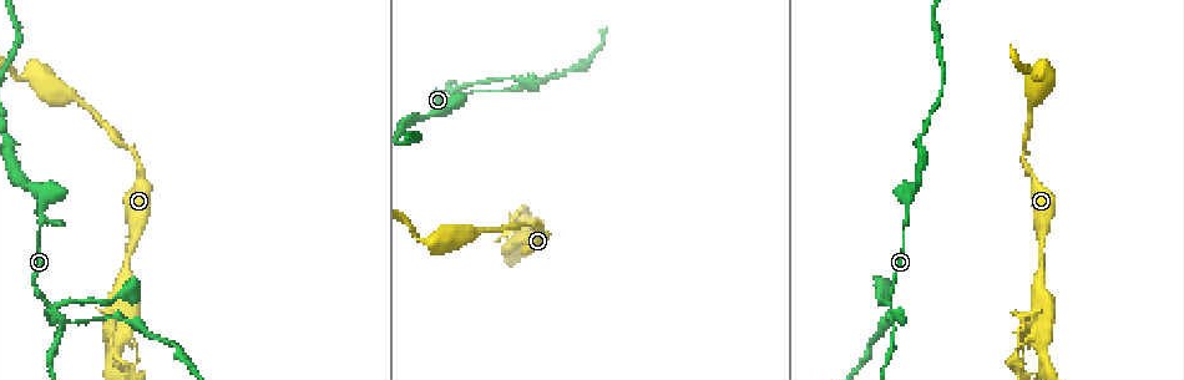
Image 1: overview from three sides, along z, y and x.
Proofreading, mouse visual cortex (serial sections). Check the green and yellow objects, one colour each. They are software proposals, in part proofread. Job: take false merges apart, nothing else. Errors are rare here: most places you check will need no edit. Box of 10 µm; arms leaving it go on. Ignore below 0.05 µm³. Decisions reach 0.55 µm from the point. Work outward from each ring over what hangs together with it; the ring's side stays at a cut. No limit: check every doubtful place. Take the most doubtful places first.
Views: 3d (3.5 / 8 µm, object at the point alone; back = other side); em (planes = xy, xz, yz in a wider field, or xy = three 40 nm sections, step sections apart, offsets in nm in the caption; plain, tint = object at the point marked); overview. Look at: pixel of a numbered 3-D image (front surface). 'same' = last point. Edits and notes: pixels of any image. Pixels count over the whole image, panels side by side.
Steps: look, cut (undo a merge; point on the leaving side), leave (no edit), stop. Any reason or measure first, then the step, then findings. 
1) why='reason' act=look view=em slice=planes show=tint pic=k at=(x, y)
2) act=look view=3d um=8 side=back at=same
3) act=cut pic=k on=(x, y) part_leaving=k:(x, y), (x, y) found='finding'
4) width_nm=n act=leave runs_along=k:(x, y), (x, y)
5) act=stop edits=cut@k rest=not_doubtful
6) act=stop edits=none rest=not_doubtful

why='two arms at a narrow angle' act=look view=3d um=3.5 pic=1 at=(55, 307)

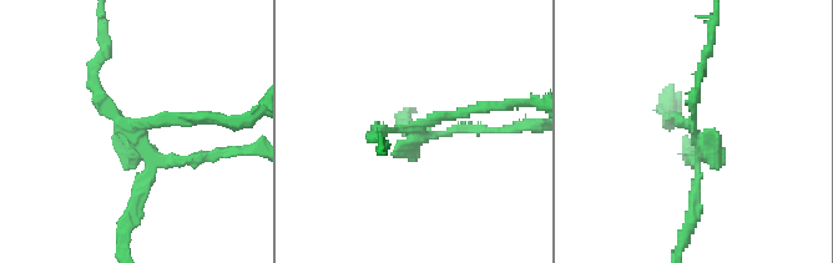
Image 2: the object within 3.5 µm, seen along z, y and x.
why='now the EM' act=look view=em slice=xy step=2 show=tint pic=2 at=(408, 130)

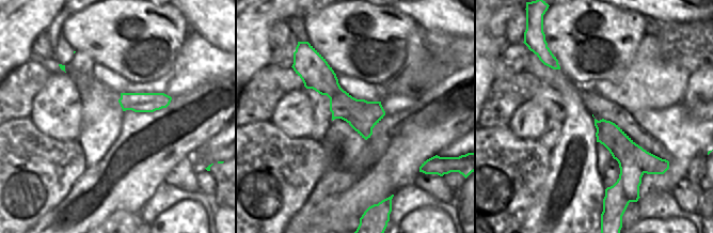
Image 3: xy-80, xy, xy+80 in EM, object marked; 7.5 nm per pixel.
act=cut pic=2 on=(479, 129) part_leaving=2:(415, 135), (531, 125) found='two cells meet here'

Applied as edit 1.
why='see it whole again' act=look view=overview

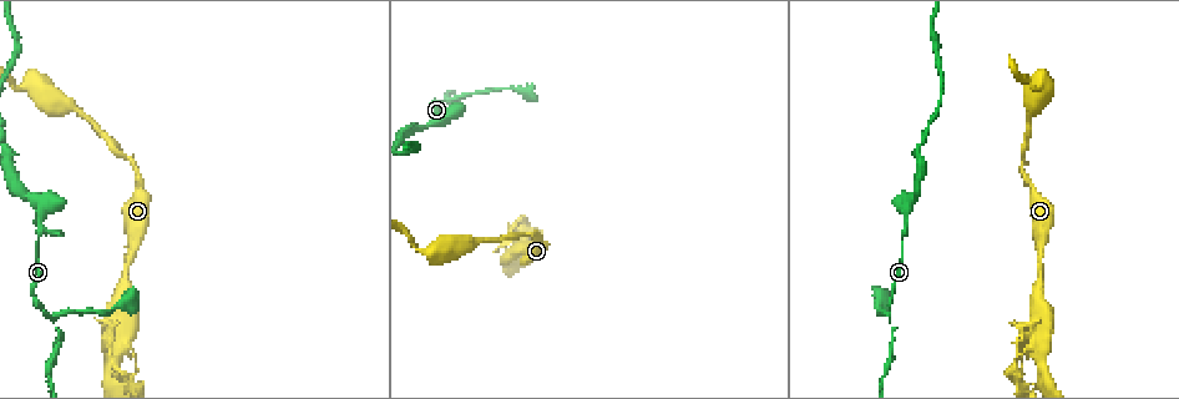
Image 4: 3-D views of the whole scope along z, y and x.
why='sharp bend' act=look view=3d um=8 pic=4 at=(441, 120)

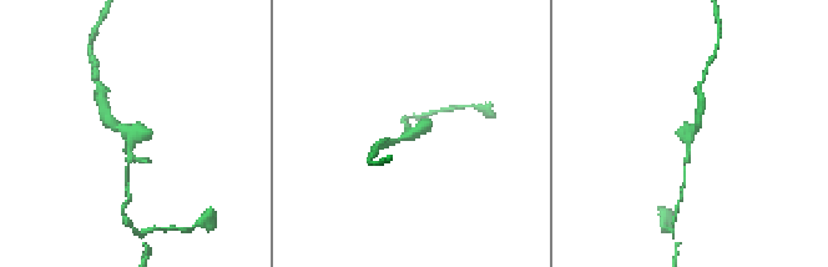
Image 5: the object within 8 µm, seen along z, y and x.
act=look view=3d um=3.5 at=same

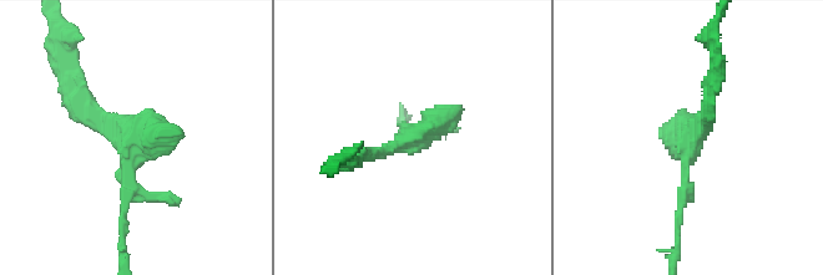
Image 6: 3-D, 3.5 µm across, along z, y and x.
act=leave runs_along=6:(124, 237), (127, 141), (77, 91) found='continuous, no second cell'

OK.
why='sharp bend' act=look view=3d um=3.5 pic=4 at=(114, 359)

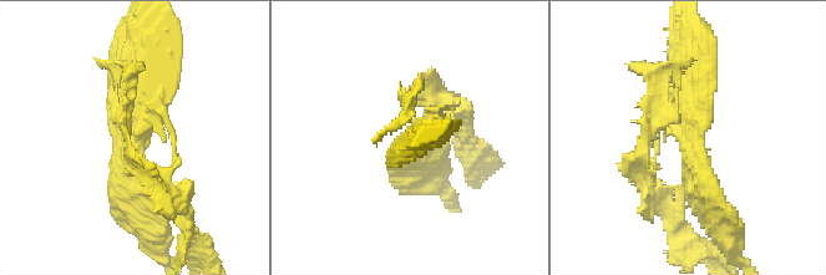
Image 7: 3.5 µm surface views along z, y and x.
why='shape alone is not enough' act=look view=em slice=xy step=1 show=tint pic=7 at=(688, 140)

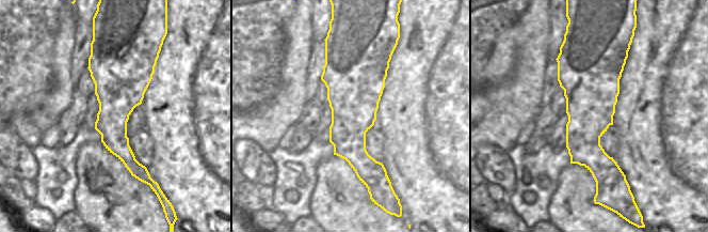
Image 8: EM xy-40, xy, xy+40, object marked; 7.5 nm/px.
act=leave runs_along=7:(687, 61), (705, 207) found='continuous, no second cell'

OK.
act=stop edits=cut@2 rest=not_doubtful

